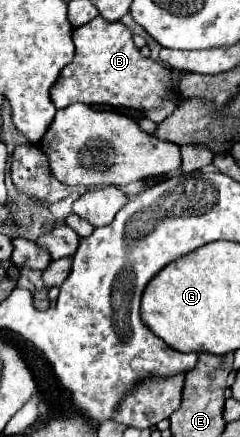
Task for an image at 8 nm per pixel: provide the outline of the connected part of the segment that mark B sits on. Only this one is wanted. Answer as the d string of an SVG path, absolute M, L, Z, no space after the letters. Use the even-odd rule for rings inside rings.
M96 17L90 23L74 29L74 45L76 53L72 63L60 71L50 89L50 99L56 109L64 109L72 103L84 103L150 111L158 109L164 99L182 99L176 85L186 73L164 67L150 57L142 57L140 49L132 41L130 29L124 23L108 23L106 19Z

